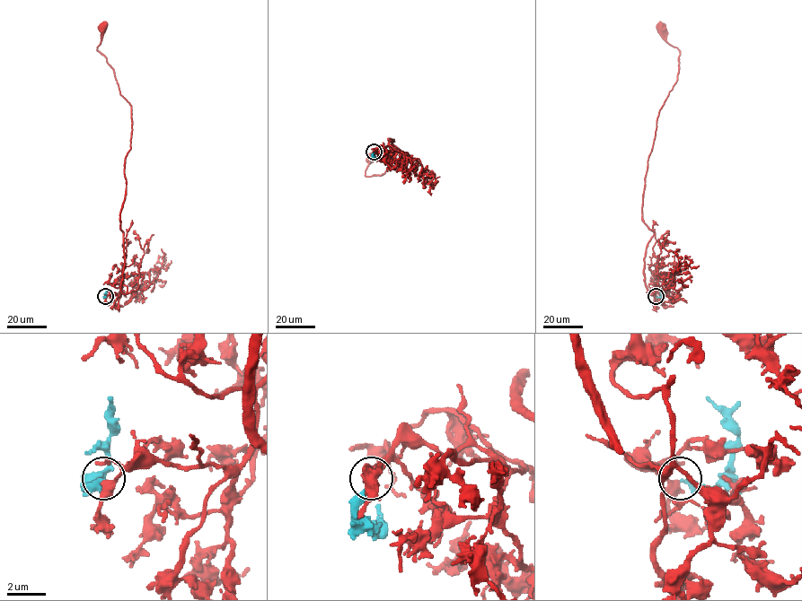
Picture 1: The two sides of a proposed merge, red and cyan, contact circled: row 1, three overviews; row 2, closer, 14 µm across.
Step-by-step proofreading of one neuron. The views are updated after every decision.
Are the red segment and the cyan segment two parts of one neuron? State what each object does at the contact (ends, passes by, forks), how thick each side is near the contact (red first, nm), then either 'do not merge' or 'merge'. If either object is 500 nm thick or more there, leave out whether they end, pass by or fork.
red passes by; cyan ends; calibres 380 and 280 nm; merge

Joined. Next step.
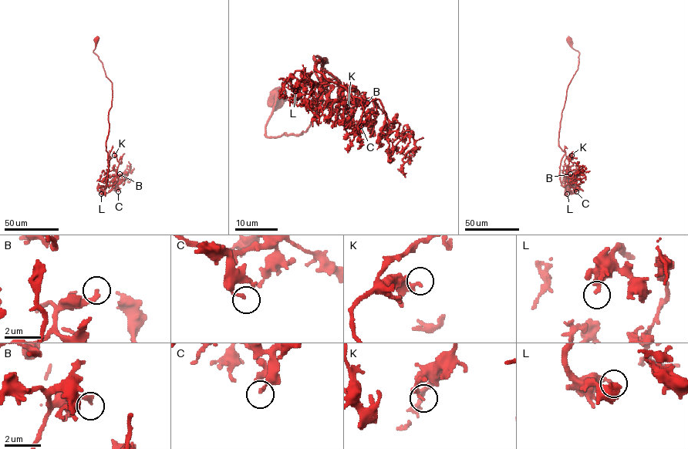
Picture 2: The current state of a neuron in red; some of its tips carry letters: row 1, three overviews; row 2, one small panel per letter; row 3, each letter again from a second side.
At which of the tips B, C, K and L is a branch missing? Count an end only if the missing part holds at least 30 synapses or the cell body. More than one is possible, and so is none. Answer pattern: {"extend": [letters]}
{"extend": ["B"]}

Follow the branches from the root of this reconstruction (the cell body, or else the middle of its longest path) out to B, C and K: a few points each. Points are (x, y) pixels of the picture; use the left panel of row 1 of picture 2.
B: (96, 40), (93, 52), (112, 83), (106, 142), (106, 185), (116, 183), (119, 173)
C: (96, 40), (93, 52), (112, 83), (106, 142), (106, 184), (116, 183), (118, 191)
K: (96, 40), (93, 52), (112, 83), (106, 142), (107, 186), (116, 181), (119, 163), (114, 155)

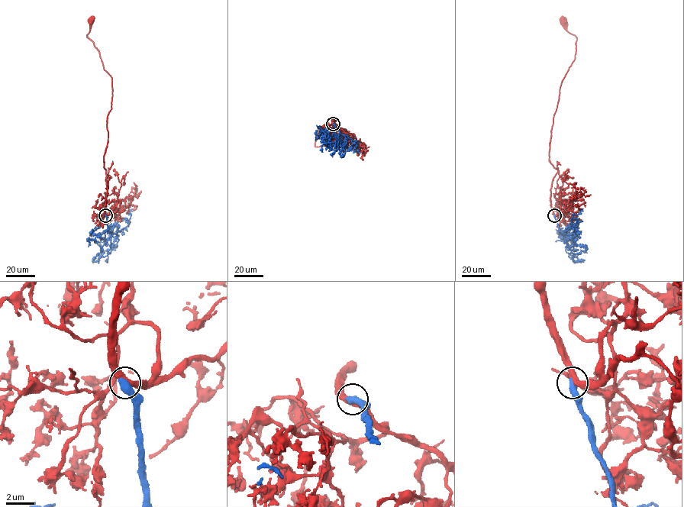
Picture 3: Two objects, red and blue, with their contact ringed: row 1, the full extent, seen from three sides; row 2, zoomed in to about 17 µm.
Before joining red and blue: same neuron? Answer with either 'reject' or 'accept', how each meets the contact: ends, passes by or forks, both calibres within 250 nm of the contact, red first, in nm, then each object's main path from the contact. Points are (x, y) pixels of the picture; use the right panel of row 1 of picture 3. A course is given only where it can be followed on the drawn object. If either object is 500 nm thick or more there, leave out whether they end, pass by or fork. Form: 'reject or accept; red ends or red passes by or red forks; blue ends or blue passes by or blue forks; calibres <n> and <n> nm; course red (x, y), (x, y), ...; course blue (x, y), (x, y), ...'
accept; calibres 400 and 550 nm; course red (554, 214), (550, 188), (557, 170), (549, 159), (551, 130), (576, 46), (576, 37), (563, 20); course blue (554, 215), (558, 229), (564, 234), (569, 227), (573, 227), (570, 218), (572, 214), (582, 211)

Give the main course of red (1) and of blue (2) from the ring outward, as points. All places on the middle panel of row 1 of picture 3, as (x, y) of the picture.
1: (333, 124), (335, 121), (334, 127), (332, 118), (339, 126), (340, 133), (328, 144), (315, 146), (318, 133)
2: (333, 124), (340, 134), (346, 135), (353, 143), (357, 140), (359, 142), (356, 149), (360, 153)

